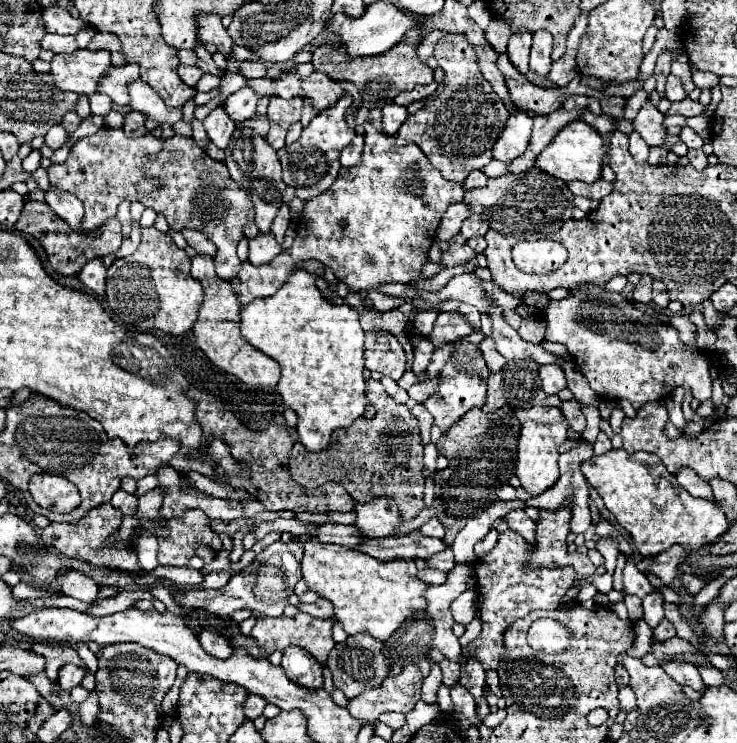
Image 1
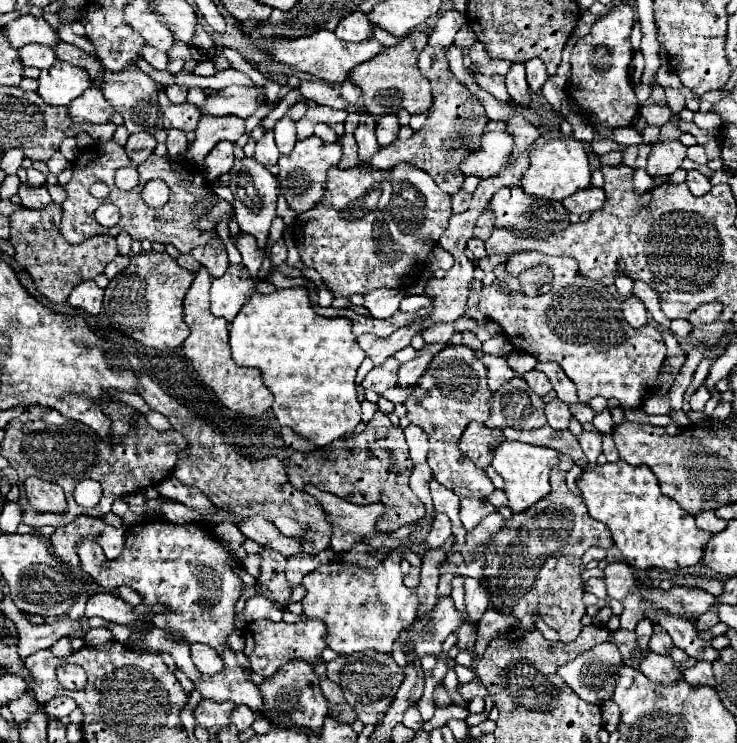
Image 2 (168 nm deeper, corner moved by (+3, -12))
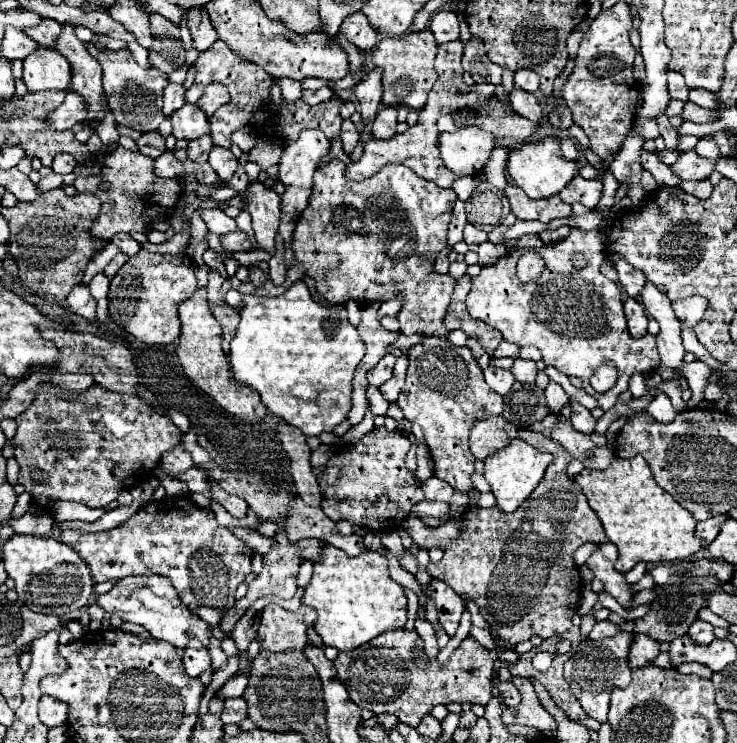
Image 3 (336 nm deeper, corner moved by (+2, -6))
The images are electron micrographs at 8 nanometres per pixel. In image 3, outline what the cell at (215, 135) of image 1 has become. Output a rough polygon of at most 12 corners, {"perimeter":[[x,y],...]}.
{"perimeter":[[213,146],[207,162],[221,180],[237,170],[229,148]]}

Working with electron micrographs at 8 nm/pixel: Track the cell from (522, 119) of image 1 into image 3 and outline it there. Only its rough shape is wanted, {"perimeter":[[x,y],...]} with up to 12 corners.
{"perimeter":[[465,126],[439,136],[441,160],[457,176],[481,174],[493,134]]}

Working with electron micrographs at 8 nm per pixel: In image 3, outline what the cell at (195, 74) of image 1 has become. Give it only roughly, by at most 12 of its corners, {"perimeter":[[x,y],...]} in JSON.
{"perimeter":[[169,84],[163,94],[163,114],[185,104],[185,88]]}

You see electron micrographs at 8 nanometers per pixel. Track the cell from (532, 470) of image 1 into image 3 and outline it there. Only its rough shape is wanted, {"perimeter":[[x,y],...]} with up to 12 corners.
{"perimeter":[[519,438],[485,460],[503,512],[517,510],[551,460]]}

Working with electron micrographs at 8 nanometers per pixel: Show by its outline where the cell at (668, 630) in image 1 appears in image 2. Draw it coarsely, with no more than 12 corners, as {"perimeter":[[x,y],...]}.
{"perimeter":[[654,624],[648,648],[656,654],[668,654],[674,648],[668,632]]}

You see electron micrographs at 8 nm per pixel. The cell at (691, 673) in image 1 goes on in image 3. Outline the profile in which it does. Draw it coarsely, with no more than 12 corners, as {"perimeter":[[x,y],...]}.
{"perimeter":[[637,634],[629,652],[631,668],[645,668],[659,656],[653,638]]}

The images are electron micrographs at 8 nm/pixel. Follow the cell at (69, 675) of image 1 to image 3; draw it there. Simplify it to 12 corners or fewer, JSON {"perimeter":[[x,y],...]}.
{"perimeter":[[41,696],[39,718],[45,726],[65,726],[69,704]]}

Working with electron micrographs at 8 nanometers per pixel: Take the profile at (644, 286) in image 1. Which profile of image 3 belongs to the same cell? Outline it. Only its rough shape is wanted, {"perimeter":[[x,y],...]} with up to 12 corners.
{"perimeter":[[635,298],[625,300],[631,336],[647,334],[647,314]]}

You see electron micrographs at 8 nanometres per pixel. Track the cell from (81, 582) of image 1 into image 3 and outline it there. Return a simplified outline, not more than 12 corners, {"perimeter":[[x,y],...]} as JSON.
{"perimeter":[[167,578],[119,580],[97,596],[105,612],[141,624],[175,648],[209,626]]}

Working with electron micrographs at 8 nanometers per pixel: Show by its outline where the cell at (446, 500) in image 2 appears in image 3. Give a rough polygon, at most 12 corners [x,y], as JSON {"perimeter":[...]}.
{"perimeter":[[431,476],[421,488],[429,500],[451,502],[453,486]]}

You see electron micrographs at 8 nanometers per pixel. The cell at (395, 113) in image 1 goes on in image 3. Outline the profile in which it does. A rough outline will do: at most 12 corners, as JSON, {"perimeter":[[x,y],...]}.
{"perimeter":[[385,106],[371,126],[373,138],[395,136],[397,110]]}

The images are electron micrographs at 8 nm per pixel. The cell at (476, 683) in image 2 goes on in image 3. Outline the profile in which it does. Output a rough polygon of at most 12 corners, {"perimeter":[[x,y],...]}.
{"perimeter":[[399,628],[339,652],[351,700],[417,726],[435,704],[487,706],[495,650],[441,664]]}

